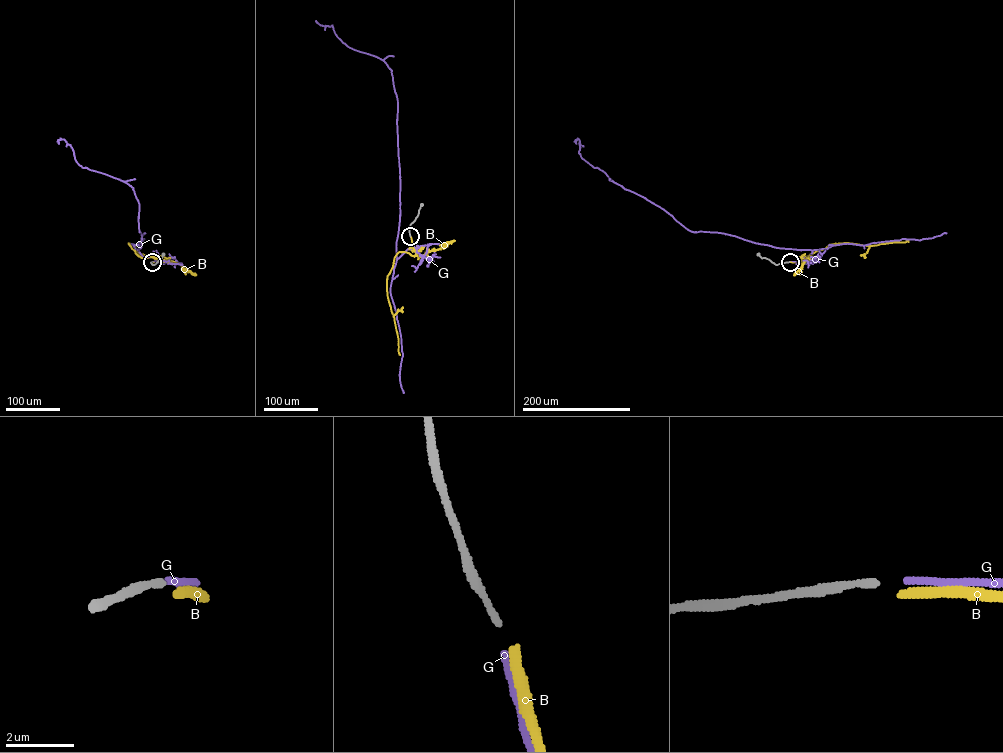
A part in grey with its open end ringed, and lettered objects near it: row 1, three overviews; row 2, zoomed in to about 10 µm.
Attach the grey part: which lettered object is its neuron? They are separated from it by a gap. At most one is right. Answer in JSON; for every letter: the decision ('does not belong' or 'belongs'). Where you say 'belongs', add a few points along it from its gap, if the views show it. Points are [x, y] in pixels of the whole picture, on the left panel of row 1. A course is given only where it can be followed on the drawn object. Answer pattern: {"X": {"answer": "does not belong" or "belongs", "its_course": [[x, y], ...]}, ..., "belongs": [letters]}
{"B": {"answer": "does not belong"}, "G": {"answer": "belongs", "its_course": [[152, 262], [159, 259], [137, 250], [141, 236], [133, 188], [83, 168], [71, 146], [63, 139], [59, 143]]}, "belongs": ["G"]}

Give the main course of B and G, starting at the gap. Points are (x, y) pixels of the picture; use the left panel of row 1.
B: (152, 262), (157, 257), (142, 258), (128, 243), (135, 246), (141, 241)
G: (152, 262), (159, 259), (137, 250), (141, 236), (133, 188), (83, 168), (71, 146), (63, 139), (59, 143)

